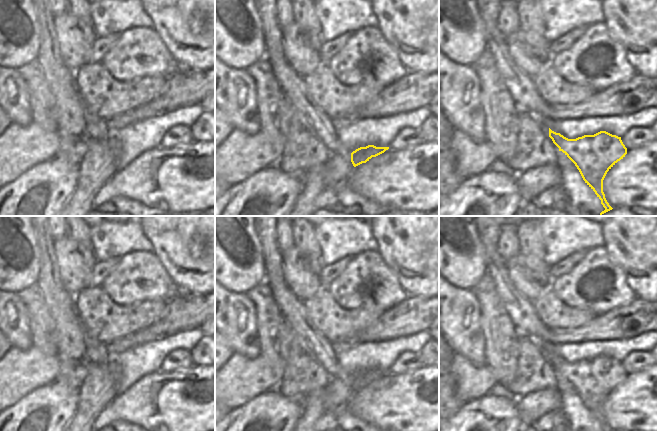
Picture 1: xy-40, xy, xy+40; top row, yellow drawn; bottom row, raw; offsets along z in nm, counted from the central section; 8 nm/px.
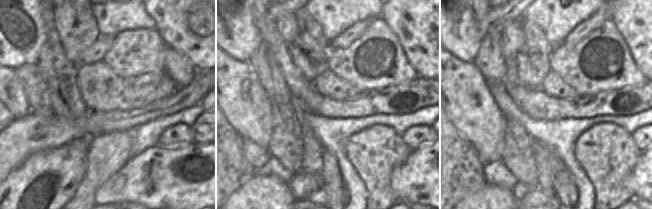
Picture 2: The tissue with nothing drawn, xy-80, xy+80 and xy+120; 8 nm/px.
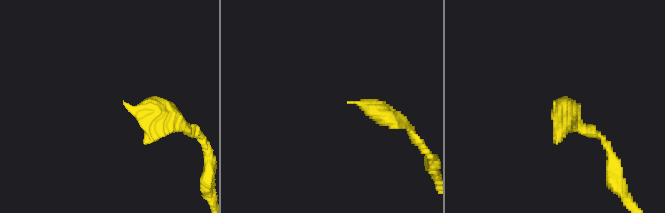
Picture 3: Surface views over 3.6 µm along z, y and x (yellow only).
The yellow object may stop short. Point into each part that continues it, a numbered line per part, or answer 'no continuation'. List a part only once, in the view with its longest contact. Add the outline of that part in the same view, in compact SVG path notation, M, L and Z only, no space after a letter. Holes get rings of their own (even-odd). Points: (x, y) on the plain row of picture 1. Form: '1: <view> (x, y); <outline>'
1: xy+40 (521, 311); M485 250L485 258L487 260L487 273L491 276L497 294L511 318L513 324L521 335L526 335L531 343L538 347L544 354L545 358L549 361L549 348L553 345L549 342L549 329L541 322L533 303L526 299L512 284L507 270L507 261L499 254L498 251L490 255ZM549 361L550 362L550 361ZM550 362L551 363L551 362ZM551 363L552 365L552 363ZM552 365L553 367L553 365ZM553 367L555 377L559 376L559 372Z

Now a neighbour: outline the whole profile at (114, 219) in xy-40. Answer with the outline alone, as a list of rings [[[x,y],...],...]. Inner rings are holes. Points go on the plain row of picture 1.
[[[102,216],[105,221],[110,221],[112,223],[126,223],[130,219],[133,219],[133,216]]]

